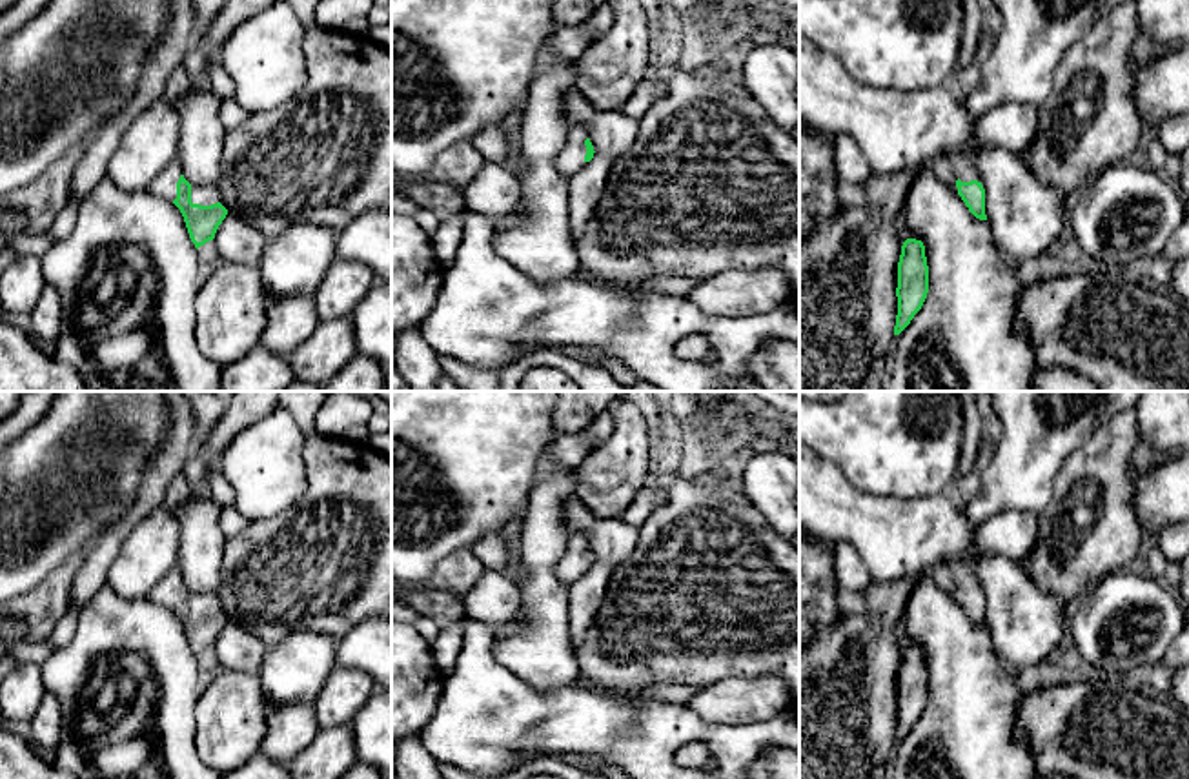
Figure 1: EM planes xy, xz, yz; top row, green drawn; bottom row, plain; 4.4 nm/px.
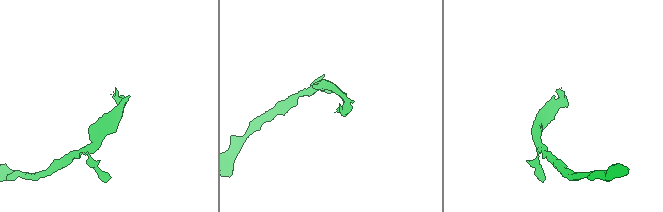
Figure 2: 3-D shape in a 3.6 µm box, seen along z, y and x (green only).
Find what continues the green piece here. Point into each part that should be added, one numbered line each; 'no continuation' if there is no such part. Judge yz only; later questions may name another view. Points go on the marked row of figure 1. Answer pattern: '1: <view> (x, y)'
1: yz (949, 168)

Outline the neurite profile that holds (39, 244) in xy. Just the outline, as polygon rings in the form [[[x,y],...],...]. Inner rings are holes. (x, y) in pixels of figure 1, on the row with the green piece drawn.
[[[40,231],[36,235],[20,235],[13,238],[11,251],[13,255],[24,257],[44,257],[51,248],[51,237],[47,231]]]

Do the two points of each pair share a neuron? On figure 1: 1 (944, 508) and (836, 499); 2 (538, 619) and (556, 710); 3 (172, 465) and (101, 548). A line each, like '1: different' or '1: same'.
1: same
2: different
3: same

